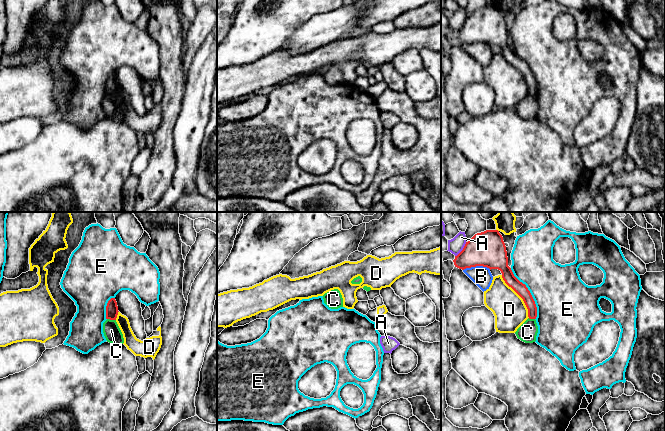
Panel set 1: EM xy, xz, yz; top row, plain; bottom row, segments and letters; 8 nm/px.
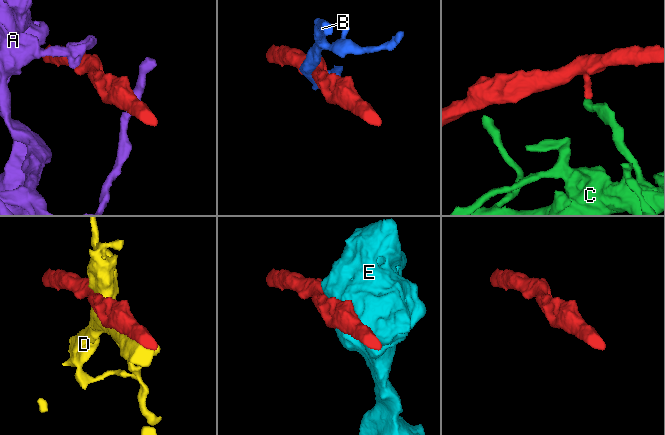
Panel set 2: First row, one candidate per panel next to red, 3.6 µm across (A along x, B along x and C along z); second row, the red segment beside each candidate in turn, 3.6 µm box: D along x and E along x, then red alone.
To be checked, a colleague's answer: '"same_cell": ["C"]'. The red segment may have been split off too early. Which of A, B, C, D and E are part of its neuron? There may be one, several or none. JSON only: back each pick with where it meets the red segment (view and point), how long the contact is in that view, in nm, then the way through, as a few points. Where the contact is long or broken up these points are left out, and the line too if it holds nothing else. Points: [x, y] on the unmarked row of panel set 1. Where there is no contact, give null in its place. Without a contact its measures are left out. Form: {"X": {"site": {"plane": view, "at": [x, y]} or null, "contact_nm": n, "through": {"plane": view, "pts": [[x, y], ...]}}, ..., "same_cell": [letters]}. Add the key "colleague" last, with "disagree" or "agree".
{"same_cell": [], "colleague": "disagree"}

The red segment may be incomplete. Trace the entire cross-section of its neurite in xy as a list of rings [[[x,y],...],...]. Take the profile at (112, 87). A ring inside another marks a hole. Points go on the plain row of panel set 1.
[[[111,74],[106,82],[106,95],[116,96],[118,88],[118,82],[115,74]]]

